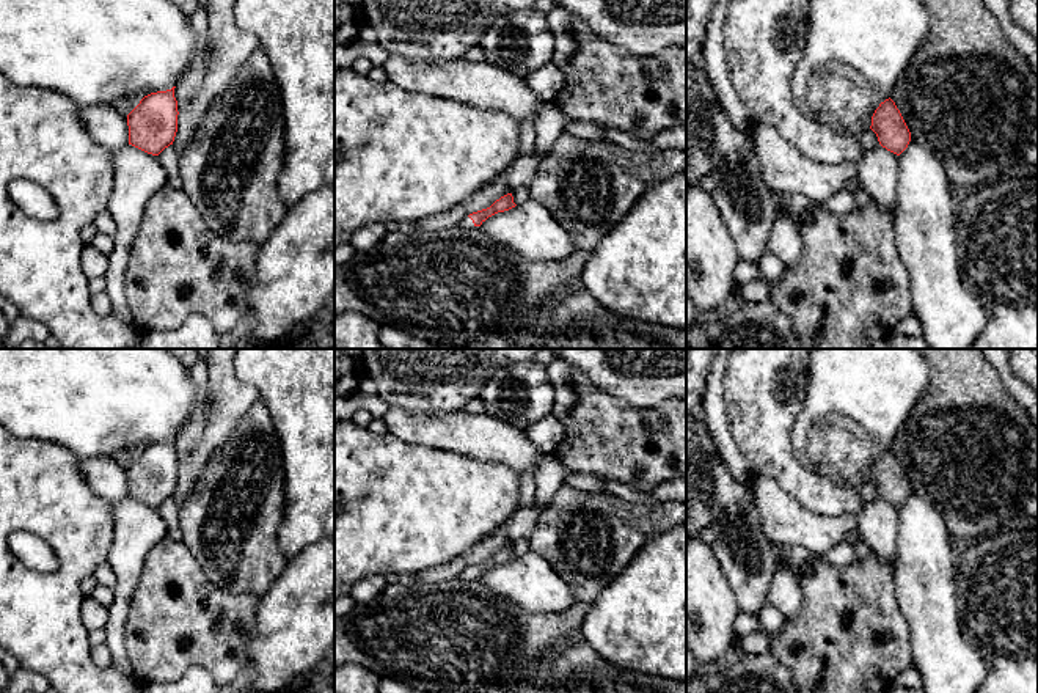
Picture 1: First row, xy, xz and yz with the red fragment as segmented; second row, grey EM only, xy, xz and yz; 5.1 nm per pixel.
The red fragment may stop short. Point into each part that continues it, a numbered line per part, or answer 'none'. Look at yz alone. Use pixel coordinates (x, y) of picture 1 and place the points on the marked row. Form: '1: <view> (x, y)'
none

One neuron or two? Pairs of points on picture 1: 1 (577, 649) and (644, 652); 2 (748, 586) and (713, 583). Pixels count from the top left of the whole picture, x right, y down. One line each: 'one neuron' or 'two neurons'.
1: two neurons
2: two neurons

